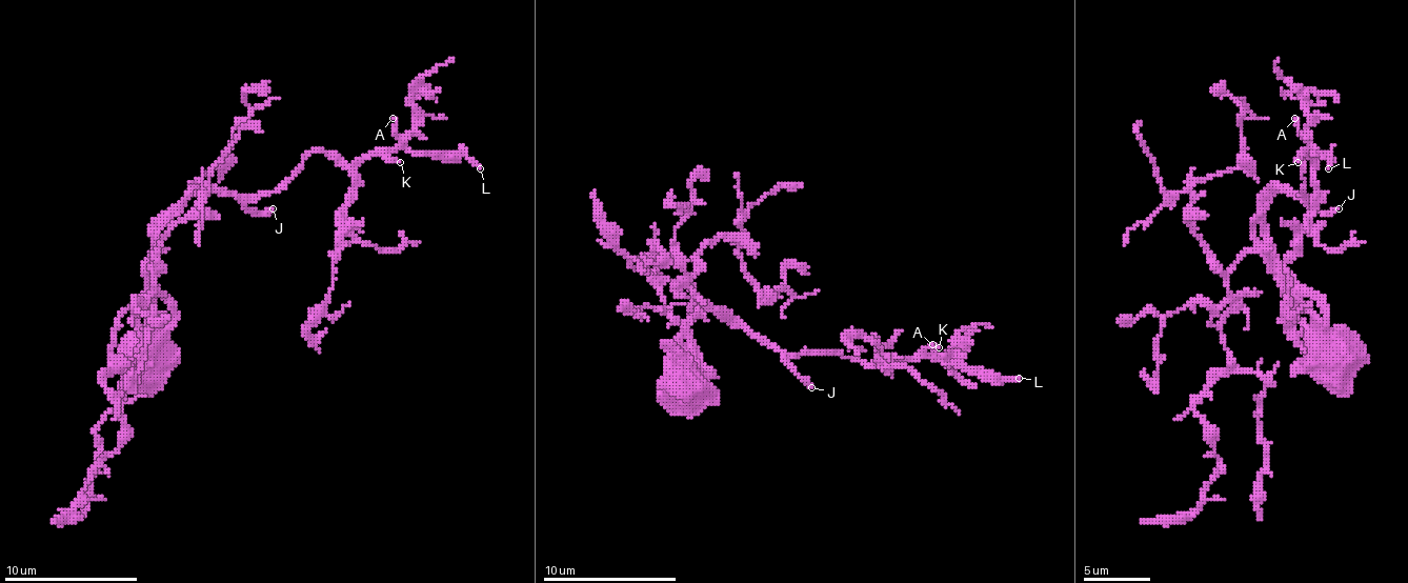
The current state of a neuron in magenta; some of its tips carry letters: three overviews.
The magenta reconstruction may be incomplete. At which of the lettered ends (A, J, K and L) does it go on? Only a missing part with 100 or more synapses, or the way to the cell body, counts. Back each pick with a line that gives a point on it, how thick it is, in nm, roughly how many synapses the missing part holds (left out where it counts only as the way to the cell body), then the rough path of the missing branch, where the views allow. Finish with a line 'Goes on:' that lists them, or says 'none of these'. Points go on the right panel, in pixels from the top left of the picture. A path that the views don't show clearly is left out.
J: place (1339, 208); calibre 240 nm; 300 synapses; course (1339, 208), (1354, 202), (1382, 239), (1379, 336), (1399, 402), (1395, 456)
Goes on: J

